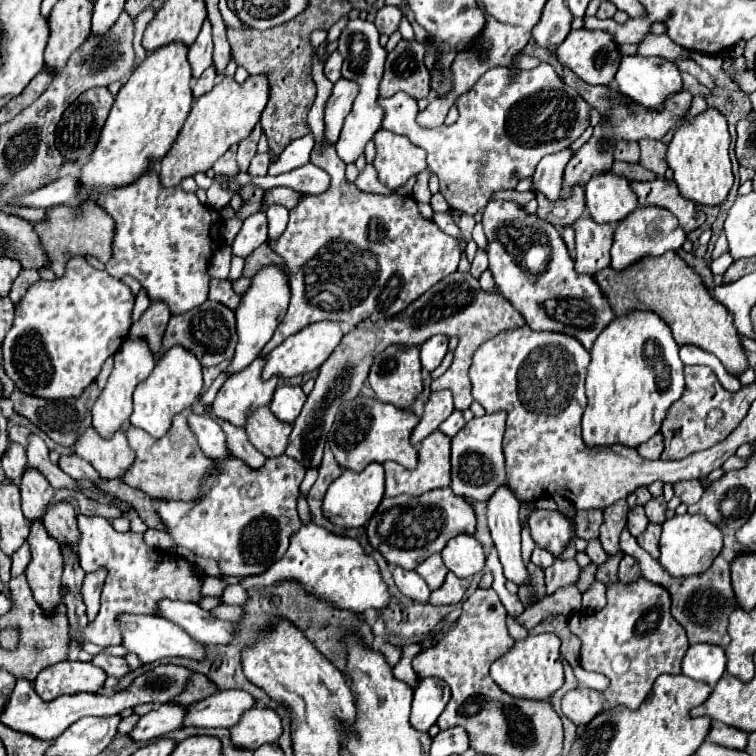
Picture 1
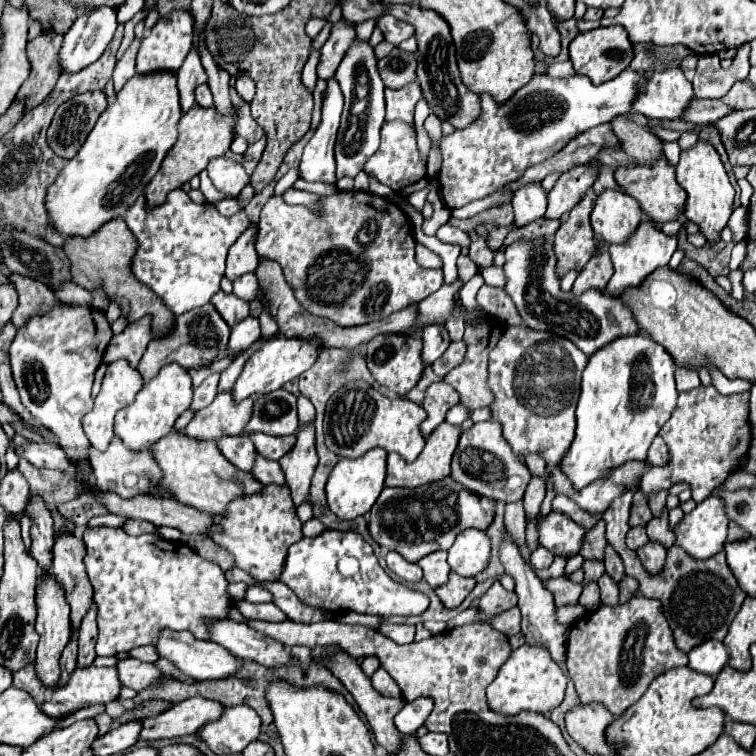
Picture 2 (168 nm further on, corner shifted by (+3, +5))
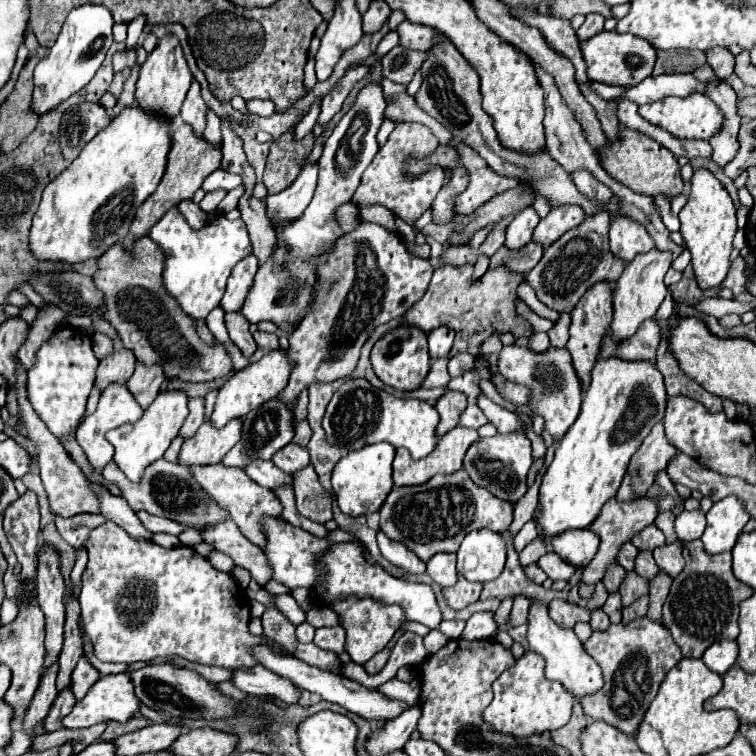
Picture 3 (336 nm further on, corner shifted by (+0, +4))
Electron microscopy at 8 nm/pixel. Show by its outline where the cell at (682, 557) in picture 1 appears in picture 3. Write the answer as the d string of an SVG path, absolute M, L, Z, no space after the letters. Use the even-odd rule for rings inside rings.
M725 497L707 511L707 529L701 537L707 553L731 551L745 523L751 519L739 497Z

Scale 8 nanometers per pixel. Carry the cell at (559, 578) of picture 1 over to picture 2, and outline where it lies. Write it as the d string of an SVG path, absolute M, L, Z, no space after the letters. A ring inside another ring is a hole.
M568 576L550 578L550 580L544 582L544 586L554 594L554 602L556 602L556 606L578 602L578 596L580 596L580 592L582 592L582 584L572 582Z

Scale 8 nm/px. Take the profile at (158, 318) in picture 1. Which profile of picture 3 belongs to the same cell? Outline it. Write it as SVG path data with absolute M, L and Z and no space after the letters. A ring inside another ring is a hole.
M119 349L113 351L113 355L105 357L99 367L97 367L97 375L95 375L95 385L103 391L107 385L111 383L125 383L131 373L135 371L135 355L131 355L129 349Z

